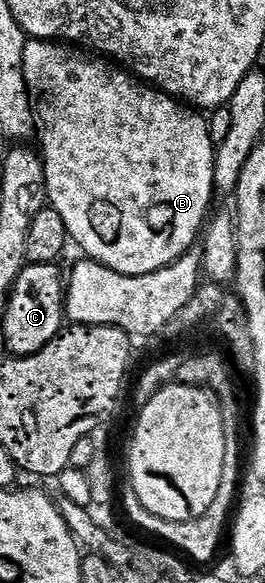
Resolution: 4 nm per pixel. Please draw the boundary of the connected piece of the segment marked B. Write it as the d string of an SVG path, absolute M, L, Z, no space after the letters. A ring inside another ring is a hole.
M29 39L24 45L24 77L29 94L32 95L38 121L38 140L44 143L42 156L116 156L116 172L44 172L44 191L47 203L58 212L65 222L71 243L81 248L89 260L96 260L104 267L117 271L120 275L142 276L161 271L183 258L197 243L196 235L205 227L209 219L208 207L214 201L215 160L217 145L212 144L212 132L199 111L182 107L181 101L167 92L149 87L147 83L133 78L123 67L109 62L96 54L89 54L76 46L51 40Z

